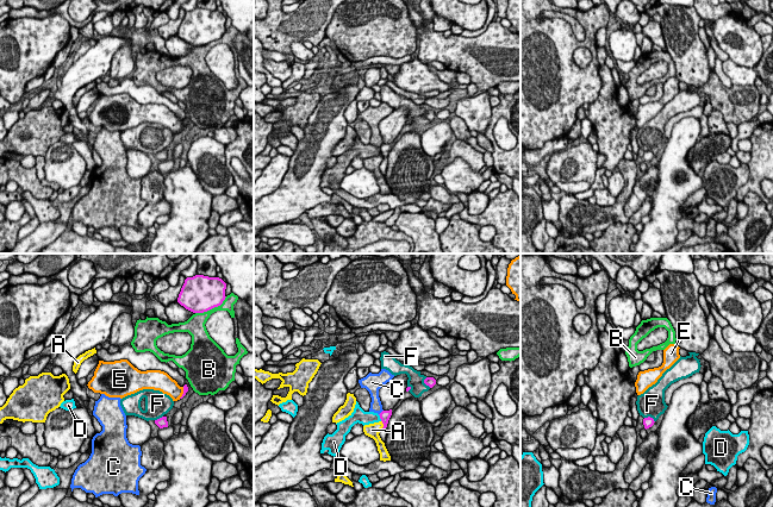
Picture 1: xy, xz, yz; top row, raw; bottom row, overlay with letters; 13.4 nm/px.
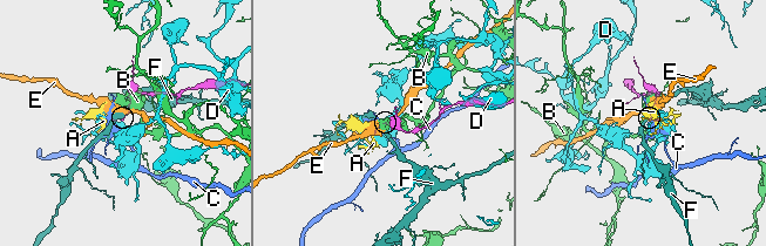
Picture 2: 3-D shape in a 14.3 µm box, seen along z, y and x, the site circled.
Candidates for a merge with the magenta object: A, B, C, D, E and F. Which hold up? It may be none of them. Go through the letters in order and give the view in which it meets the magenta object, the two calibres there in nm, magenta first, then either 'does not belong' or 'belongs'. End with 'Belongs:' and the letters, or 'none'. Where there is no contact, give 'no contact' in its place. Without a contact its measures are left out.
A: contact in xz; calibres 140 and 190 nm; does not belong
B: contact in xy; calibres 500 and 220 nm; does not belong
C: contact in xz; calibres 140 and 160 nm; does not belong
D: contact in xz; calibres 140 and 190 nm; does not belong
E: contact in xy; calibres 60 and 240 nm; does not belong
F: contact in xz; calibres 130 and 220 nm; does not belong
Belongs: none

